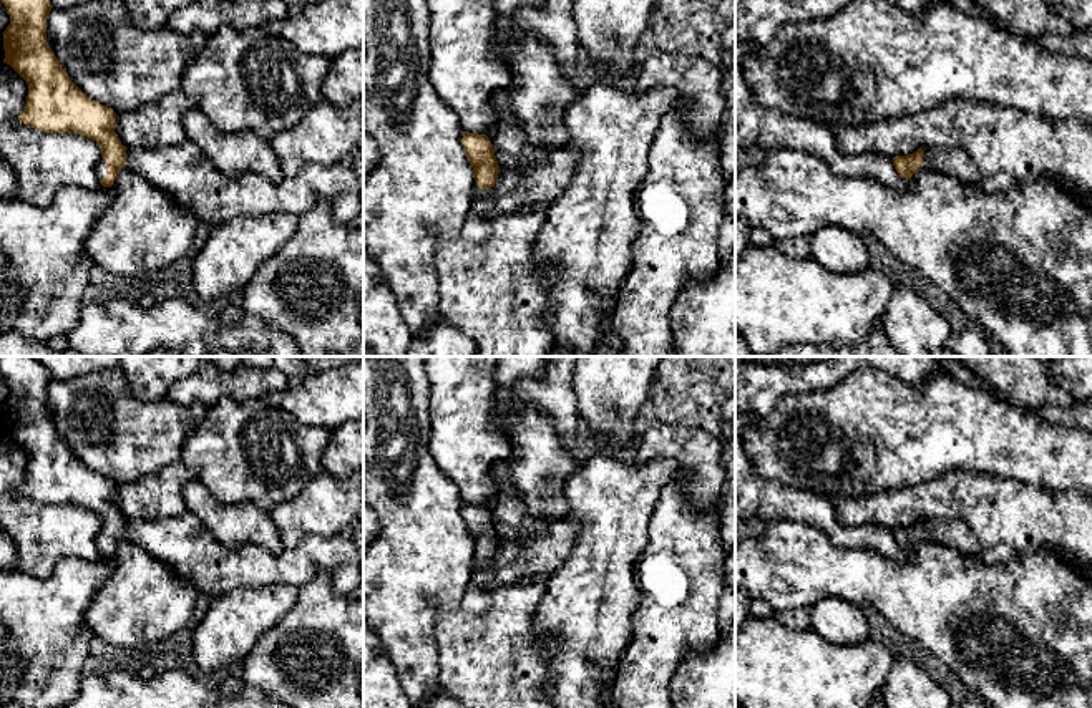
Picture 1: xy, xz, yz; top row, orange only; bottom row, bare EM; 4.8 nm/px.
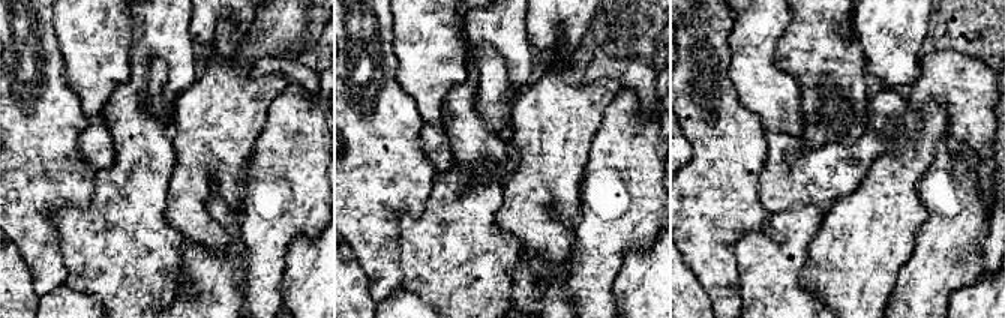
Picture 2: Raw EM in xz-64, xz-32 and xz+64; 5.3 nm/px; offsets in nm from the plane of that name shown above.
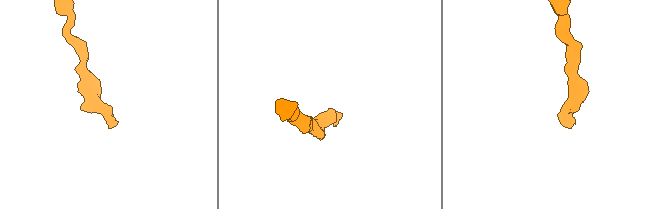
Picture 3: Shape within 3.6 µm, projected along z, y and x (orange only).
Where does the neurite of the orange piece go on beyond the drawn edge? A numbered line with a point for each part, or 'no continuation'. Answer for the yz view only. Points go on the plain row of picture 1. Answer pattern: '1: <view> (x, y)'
1: yz (955, 534)

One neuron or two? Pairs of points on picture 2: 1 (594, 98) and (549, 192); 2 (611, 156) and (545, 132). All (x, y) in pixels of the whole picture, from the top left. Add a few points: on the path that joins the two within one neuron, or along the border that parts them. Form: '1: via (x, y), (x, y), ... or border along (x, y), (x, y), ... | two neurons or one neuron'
1: via (570, 122), (554, 138), (551, 168) | one neuron
2: border along (603, 116), (593, 138), (590, 159), (581, 183) | two neurons

